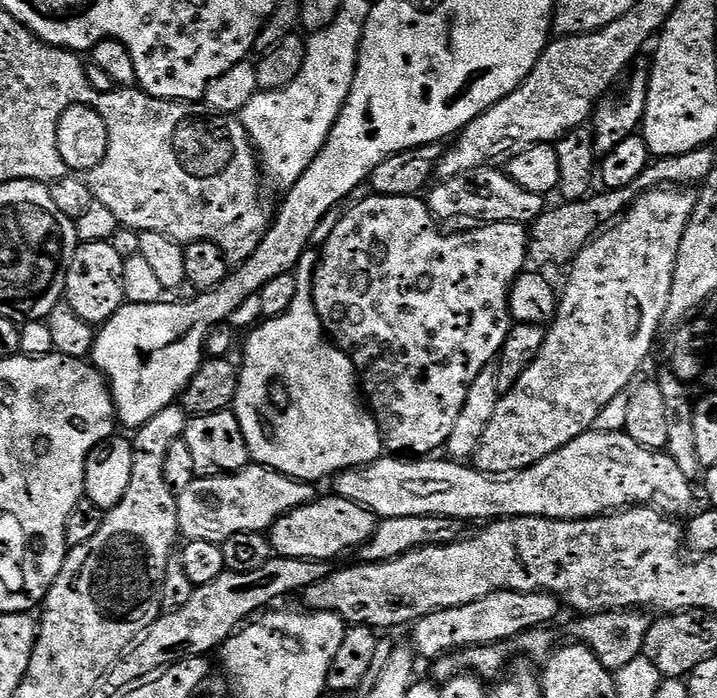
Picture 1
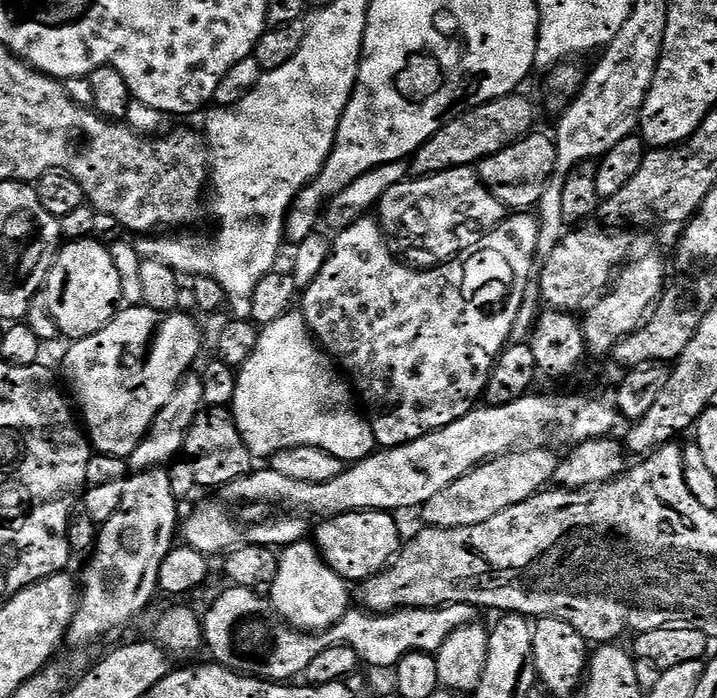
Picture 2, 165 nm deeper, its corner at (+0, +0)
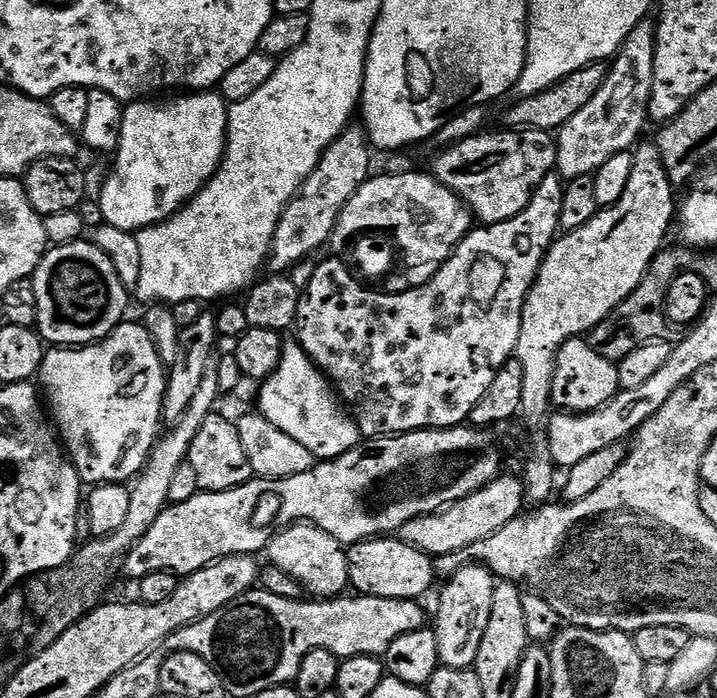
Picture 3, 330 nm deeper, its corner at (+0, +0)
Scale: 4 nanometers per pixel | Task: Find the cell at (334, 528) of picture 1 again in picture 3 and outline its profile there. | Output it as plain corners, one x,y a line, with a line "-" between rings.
399,538
363,540
351,545
348,553
348,583
361,596
394,598
395,600
420,600
438,580
433,557
422,550
402,542

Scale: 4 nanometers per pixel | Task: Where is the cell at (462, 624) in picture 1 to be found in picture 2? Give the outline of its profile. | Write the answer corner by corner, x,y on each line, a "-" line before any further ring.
228,586
225,589
225,592
209,606
208,613
206,611
203,613
204,643
207,651
209,653
212,651
211,659
215,663
243,676
253,676
259,680
295,681
297,678
303,677
306,666
310,666
311,660
317,654
322,654
322,650
335,644
350,646
350,650
357,652
365,665
392,670
395,669
402,657
411,652
435,654
442,646
442,642
446,642
446,638
450,638
450,634
454,634
456,628
475,624
478,620
478,616
476,616
478,609
475,604
448,604
445,608
400,608
396,612
383,614
373,614
359,606
352,606
333,628
328,628
325,632
302,632
298,628
293,628
276,613
276,609
272,607
272,601
267,595
251,588

